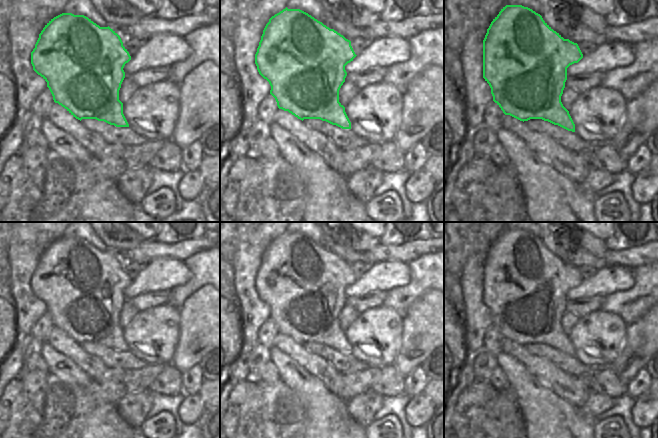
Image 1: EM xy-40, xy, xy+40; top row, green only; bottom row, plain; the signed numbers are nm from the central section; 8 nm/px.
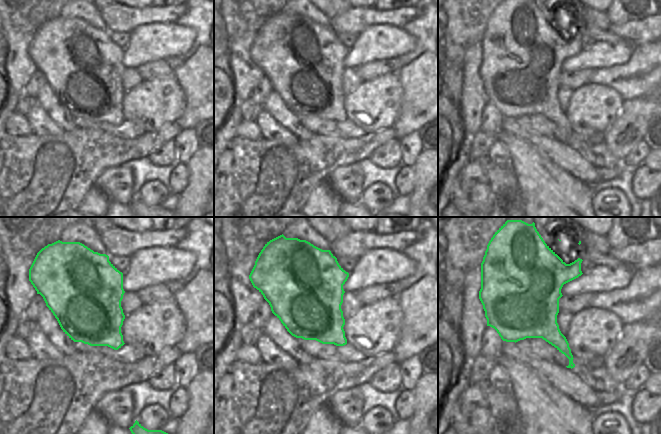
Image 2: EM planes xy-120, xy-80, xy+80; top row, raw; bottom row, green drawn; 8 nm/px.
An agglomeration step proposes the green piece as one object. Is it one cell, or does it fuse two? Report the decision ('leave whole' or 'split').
leave whole

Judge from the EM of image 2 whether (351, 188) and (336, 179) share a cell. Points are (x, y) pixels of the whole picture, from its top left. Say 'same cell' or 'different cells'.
same cell

